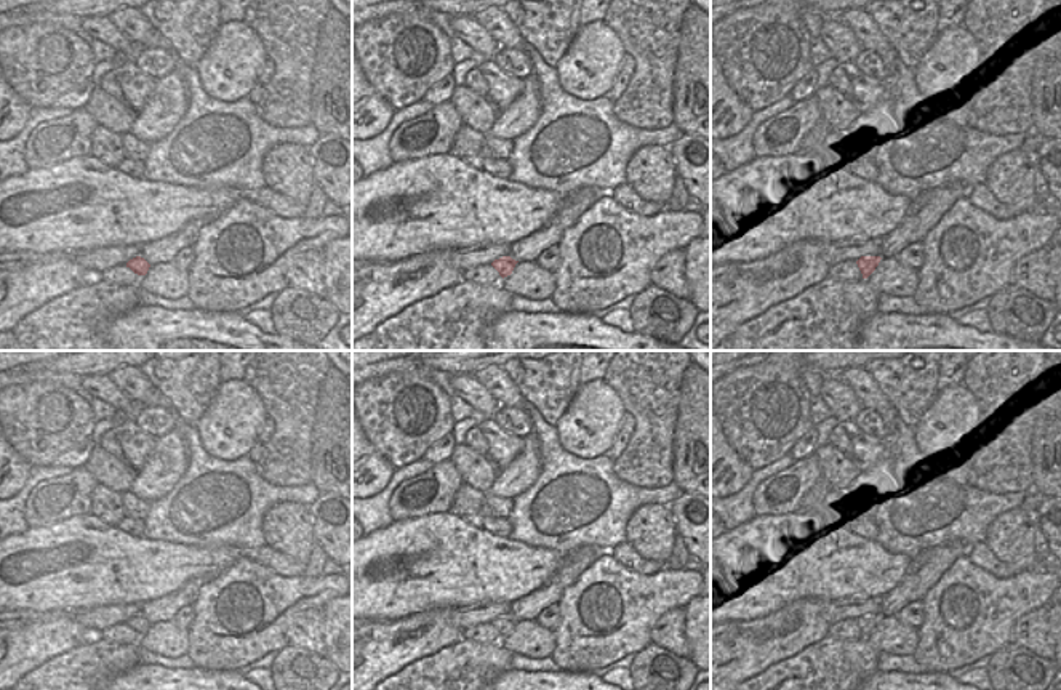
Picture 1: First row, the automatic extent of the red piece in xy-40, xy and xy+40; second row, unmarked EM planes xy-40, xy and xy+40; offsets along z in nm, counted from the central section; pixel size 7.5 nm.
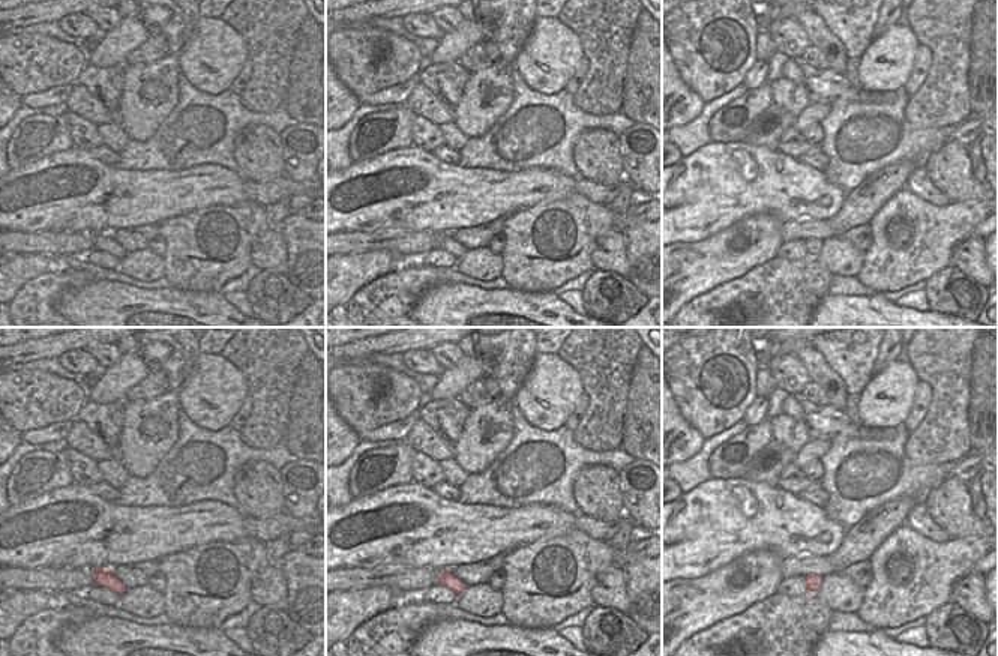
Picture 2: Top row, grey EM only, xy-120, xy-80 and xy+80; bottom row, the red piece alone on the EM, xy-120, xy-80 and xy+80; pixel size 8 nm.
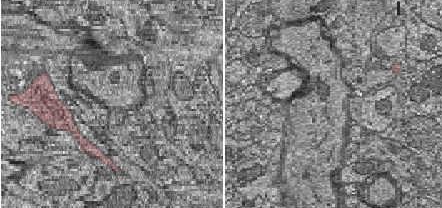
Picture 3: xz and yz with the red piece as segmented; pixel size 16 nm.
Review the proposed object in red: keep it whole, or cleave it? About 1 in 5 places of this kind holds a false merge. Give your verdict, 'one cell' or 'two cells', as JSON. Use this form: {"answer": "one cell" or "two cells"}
{"answer": "one cell"}

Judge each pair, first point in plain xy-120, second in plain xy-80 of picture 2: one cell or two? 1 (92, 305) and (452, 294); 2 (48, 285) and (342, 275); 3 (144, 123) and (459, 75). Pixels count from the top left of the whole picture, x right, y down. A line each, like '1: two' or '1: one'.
1: one
2: two
3: two

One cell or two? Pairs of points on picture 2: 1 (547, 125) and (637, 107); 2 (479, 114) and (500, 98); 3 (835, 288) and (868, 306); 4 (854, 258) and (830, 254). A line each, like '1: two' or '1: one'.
1: two
2: one
3: two
4: one

